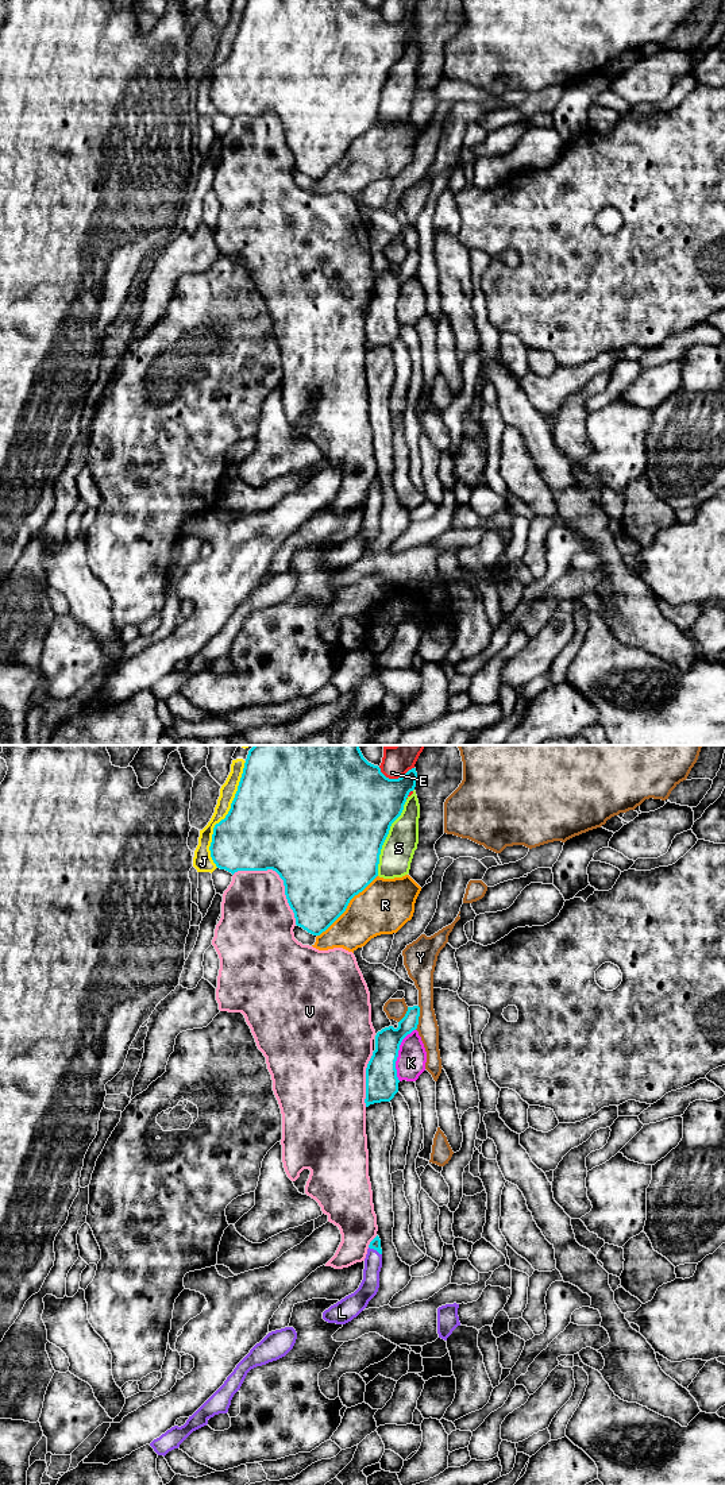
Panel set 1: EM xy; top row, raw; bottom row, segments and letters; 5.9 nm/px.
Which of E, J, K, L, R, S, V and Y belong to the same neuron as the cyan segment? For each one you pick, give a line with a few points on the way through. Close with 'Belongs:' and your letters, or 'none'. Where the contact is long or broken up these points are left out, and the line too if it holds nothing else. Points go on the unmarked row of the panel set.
L: runs through xy (376, 488), (376, 493), (369, 531)
Belongs: L

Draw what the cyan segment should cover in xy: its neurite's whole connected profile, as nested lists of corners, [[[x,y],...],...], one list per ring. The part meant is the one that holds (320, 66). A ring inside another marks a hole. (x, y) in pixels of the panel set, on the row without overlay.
[[[247,0],[231,53],[225,62],[213,72],[211,101],[217,112],[232,119],[238,115],[275,115],[284,124],[285,139],[294,157],[296,169],[313,180],[320,180],[346,155],[350,144],[378,120],[382,89],[392,68],[401,59],[409,36],[414,34],[416,23],[416,12],[398,23],[389,23],[378,9],[369,7],[363,0]]]

